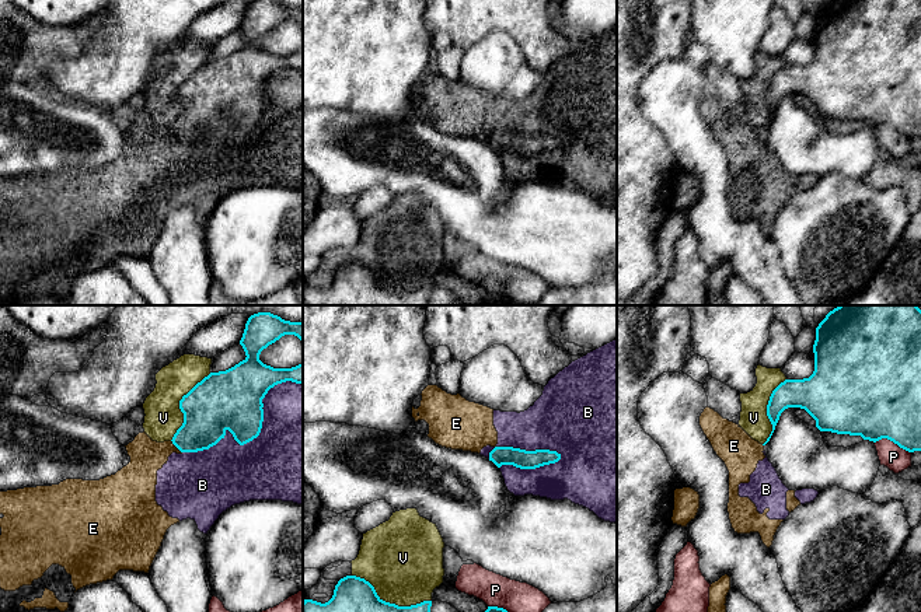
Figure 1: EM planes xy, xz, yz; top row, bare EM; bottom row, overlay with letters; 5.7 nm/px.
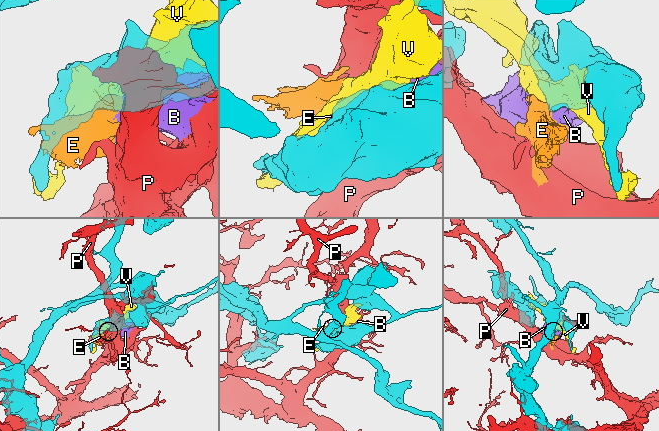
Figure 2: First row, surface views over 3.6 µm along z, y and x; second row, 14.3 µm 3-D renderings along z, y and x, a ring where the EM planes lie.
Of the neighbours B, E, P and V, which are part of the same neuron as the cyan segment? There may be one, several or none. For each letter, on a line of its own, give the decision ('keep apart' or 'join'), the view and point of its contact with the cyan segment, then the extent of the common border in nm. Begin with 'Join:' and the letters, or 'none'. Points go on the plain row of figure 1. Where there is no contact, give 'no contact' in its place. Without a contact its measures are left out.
Join: none
B: keep apart | xy (257, 122) | 800 nm
E: keep apart | xy (175, 132) | 100 nm
P: keep apart | yz (893, 128) | 220 nm
V: keep apart | xz (389, 289) | 480 nm

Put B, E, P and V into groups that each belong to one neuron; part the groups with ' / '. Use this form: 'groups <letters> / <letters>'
groups B E / P / V

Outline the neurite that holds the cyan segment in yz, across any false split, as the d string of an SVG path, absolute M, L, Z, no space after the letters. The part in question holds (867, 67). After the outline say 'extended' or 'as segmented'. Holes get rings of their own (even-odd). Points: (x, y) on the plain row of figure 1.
M827 0L827 1L826 1L826 4L824 4L824 6L823 6L823 7L821 7L821 8L820 8L820 10L819 10L819 13L817 13L817 14L816 14L816 27L814 27L814 31L813 31L813 39L814 39L814 57L813 57L813 60L812 60L812 62L810 62L810 63L809 63L809 64L803 64L803 66L785 66L785 67L784 67L784 69L781 69L781 70L779 70L779 71L778 71L778 73L777 73L777 74L775 74L775 76L774 76L774 77L772 77L772 80L771 80L771 83L770 83L770 87L768 87L768 91L767 91L767 102L768 102L768 105L770 105L770 108L771 108L771 111L772 111L772 118L771 118L771 120L770 120L770 123L768 123L768 125L767 125L767 127L765 127L765 129L764 129L764 130L763 130L763 132L765 132L765 130L767 130L767 129L768 129L768 127L770 127L770 125L771 125L771 122L772 122L772 119L774 119L774 116L775 116L775 112L777 112L777 109L778 109L778 106L779 106L779 102L781 102L781 99L782 99L782 98L784 98L784 97L785 97L785 95L788 95L788 94L800 94L800 95L805 95L805 97L806 97L806 98L807 98L807 99L809 99L809 101L810 101L810 102L812 102L812 104L813 104L813 105L814 105L814 106L816 106L816 113L817 113L817 115L819 115L819 116L820 116L820 118L831 118L831 119L837 119L837 120L850 120L850 122L861 122L861 123L862 123L862 125L864 125L864 126L869 126L869 127L873 127L873 129L876 129L876 127L879 127L879 126L882 126L882 125L887 125L887 126L890 126L890 127L893 127L893 129L894 129L894 130L897 130L897 132L899 132L899 133L900 133L900 134L903 134L903 136L906 136L906 137L908 137L908 139L914 139L914 137L921 137L921 0Z | as segmented

